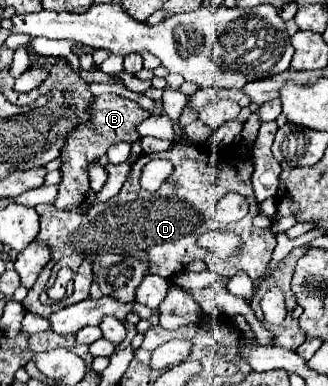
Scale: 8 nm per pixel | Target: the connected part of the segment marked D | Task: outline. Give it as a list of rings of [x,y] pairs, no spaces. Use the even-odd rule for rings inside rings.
[[[178,141],[168,151],[142,155],[134,163],[132,173],[122,185],[120,193],[104,203],[94,203],[96,193],[88,191],[86,201],[84,201],[84,205],[92,203],[88,209],[82,209],[80,205],[72,211],[60,211],[54,205],[38,205],[36,213],[40,217],[40,233],[36,239],[50,247],[52,257],[42,269],[42,273],[38,275],[36,285],[28,291],[28,297],[22,301],[22,305],[30,313],[36,313],[40,317],[50,317],[56,309],[88,299],[90,285],[92,285],[92,261],[100,253],[122,253],[122,255],[132,255],[136,259],[148,261],[150,263],[148,273],[160,275],[160,277],[172,277],[174,273],[186,269],[186,265],[192,263],[194,259],[206,261],[210,271],[216,275],[232,277],[238,271],[246,271],[252,279],[262,277],[264,271],[268,269],[268,261],[272,259],[276,239],[270,233],[270,229],[252,229],[252,223],[250,223],[258,215],[258,205],[256,205],[252,183],[250,183],[252,165],[254,165],[254,159],[250,153],[238,153],[238,149],[222,149],[216,143],[212,145],[212,163],[210,163],[210,149],[186,145]],[[152,159],[168,159],[174,165],[174,173],[170,181],[166,181],[158,191],[148,195],[148,191],[140,189],[138,177],[140,177],[142,167]],[[172,183],[176,185],[176,189],[172,189]],[[228,191],[236,191],[244,195],[246,201],[250,203],[250,211],[240,223],[220,223],[220,221],[214,221],[210,215],[210,211],[214,211],[214,205]],[[210,230],[234,231],[242,241],[242,251],[236,257],[222,261],[214,257],[208,249],[198,247],[196,243],[198,237]],[[72,253],[78,253],[84,259],[80,265],[80,275],[76,275],[72,297],[62,299],[56,305],[40,305],[40,293],[46,289],[52,267],[56,265],[58,259]]]

